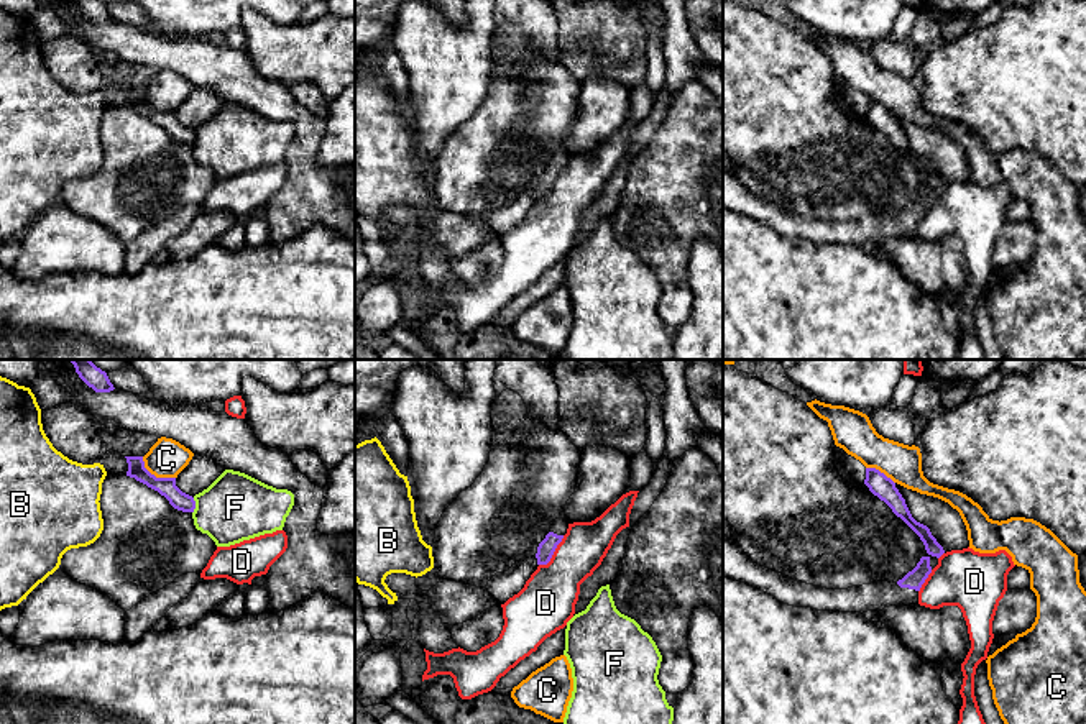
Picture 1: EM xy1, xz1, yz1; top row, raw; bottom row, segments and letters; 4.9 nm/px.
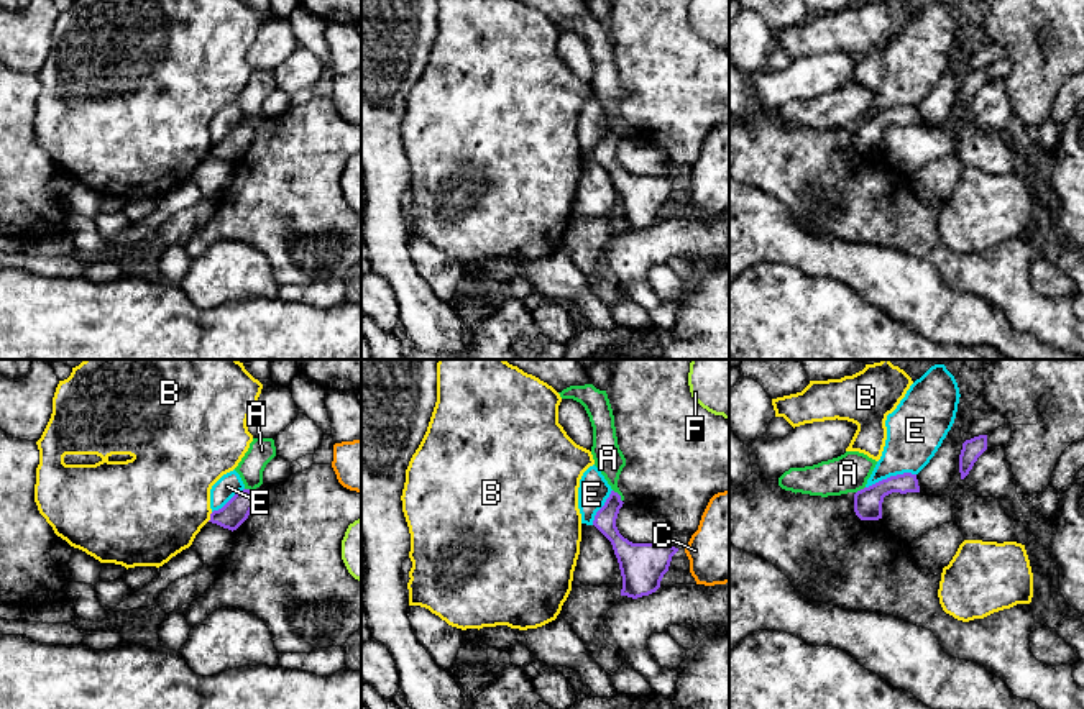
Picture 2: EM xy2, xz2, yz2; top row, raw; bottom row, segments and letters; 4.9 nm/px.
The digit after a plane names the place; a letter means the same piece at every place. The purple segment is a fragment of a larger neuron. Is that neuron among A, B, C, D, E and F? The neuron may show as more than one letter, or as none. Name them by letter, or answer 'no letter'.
no letter

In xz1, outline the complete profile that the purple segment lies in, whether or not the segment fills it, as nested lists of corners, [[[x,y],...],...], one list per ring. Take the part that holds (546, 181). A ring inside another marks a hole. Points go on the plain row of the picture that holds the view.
[[[555,151],[550,154],[550,164],[545,167],[545,171],[537,179],[537,197],[547,197],[557,181],[557,177],[562,174],[564,167],[567,166],[568,156],[564,151]]]

